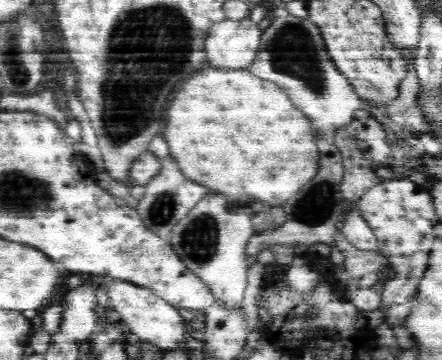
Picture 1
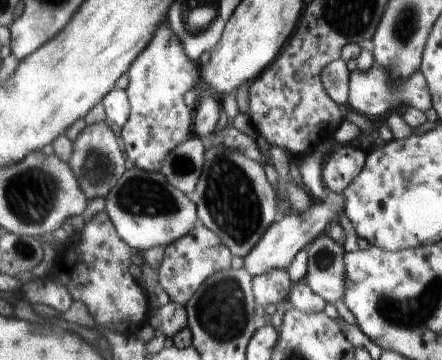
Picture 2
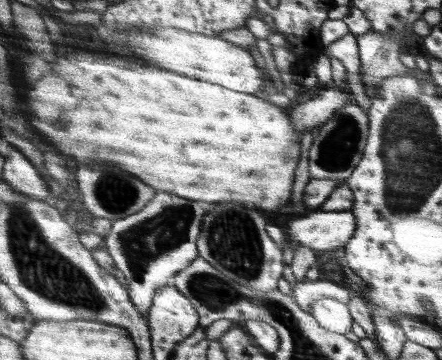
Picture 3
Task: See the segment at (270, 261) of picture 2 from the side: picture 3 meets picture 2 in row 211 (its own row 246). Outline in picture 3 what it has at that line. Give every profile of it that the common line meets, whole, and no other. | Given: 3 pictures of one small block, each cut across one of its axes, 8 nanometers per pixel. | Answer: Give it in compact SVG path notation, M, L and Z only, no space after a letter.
M317 210L293 218L287 230L287 244L295 246L301 242L313 250L339 250L345 248L355 232L359 230L359 218L351 212L337 212L337 210Z

